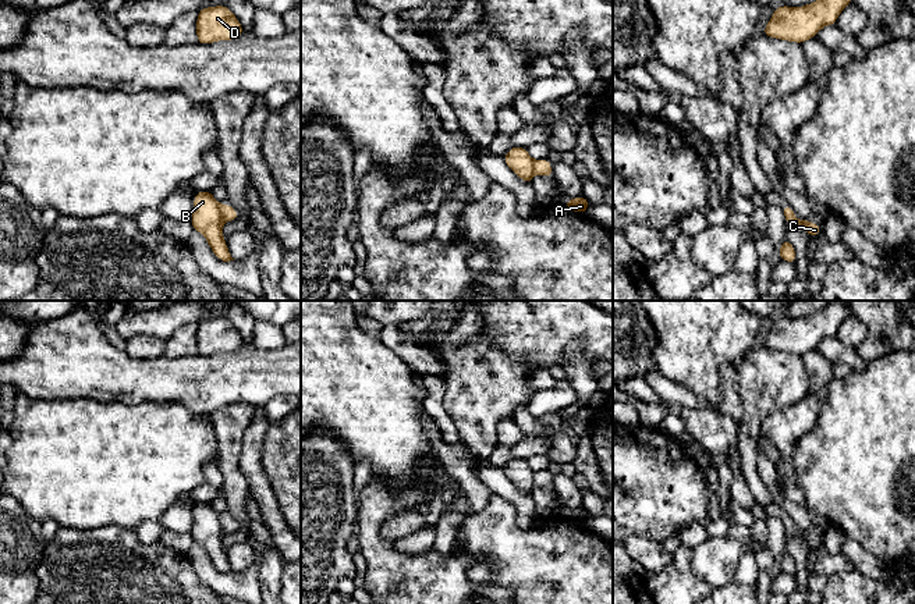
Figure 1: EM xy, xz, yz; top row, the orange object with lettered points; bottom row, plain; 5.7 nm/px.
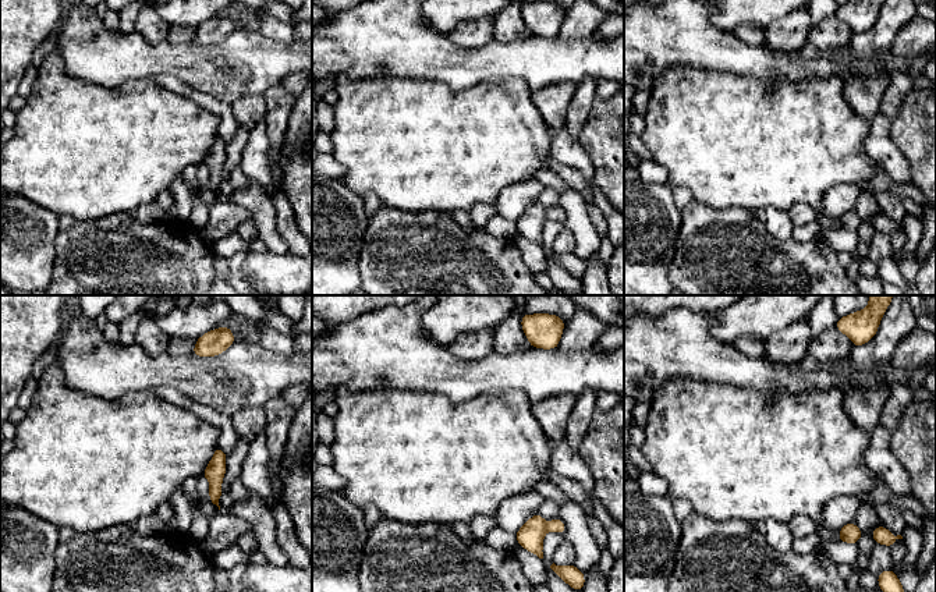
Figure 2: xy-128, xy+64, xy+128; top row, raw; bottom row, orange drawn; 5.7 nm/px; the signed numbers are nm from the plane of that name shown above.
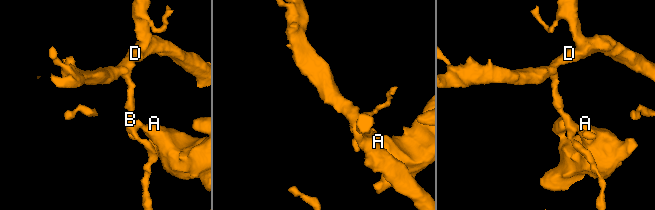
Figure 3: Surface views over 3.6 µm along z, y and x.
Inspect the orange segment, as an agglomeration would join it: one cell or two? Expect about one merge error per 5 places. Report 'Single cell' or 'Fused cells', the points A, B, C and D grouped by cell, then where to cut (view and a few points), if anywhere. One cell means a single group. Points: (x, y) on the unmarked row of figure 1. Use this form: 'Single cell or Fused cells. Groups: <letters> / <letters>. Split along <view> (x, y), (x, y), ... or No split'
Fused cells. Groups: A / B C D. Split along xy (219, 517), (223, 532)

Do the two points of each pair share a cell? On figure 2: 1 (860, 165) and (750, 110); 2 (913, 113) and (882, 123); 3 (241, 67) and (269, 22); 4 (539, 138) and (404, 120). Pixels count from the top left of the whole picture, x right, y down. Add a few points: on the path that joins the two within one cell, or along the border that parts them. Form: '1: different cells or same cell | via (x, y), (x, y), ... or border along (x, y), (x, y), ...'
1: same cell | via (832, 151), (814, 139), (777, 138)
2: different cells | border along (889, 123), (889, 137), (903, 153)
3: different cells | border along (259, 29), (272, 39), (294, 39)
4: same cell | via (506, 138), (438, 138)

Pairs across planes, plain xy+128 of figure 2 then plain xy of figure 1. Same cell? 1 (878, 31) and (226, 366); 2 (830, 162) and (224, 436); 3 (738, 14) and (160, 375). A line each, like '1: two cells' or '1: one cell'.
1: two cells
2: two cells
3: two cells

